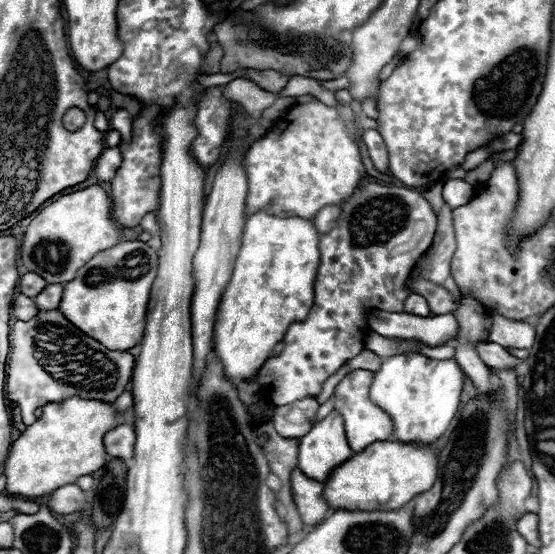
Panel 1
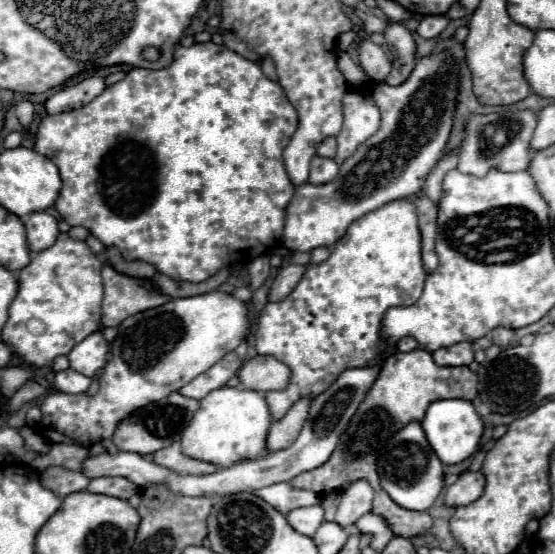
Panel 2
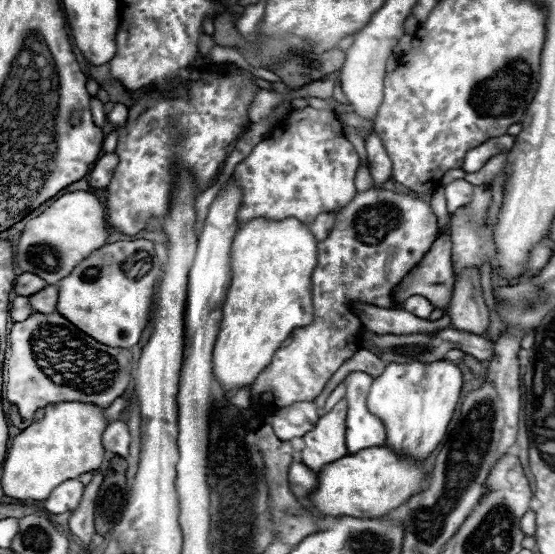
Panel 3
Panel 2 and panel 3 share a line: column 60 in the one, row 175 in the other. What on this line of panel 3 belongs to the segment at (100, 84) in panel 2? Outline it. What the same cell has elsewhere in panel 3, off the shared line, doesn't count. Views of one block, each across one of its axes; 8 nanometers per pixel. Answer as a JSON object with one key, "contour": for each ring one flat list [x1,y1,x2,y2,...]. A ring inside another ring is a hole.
{"contour":[[114,152,112,154,102,154,96,160,96,164,94,164,92,172,90,172,90,180,88,180,90,188,92,190,106,188,110,184,110,180,112,180,112,174,114,174,116,164,118,164,118,156]]}

